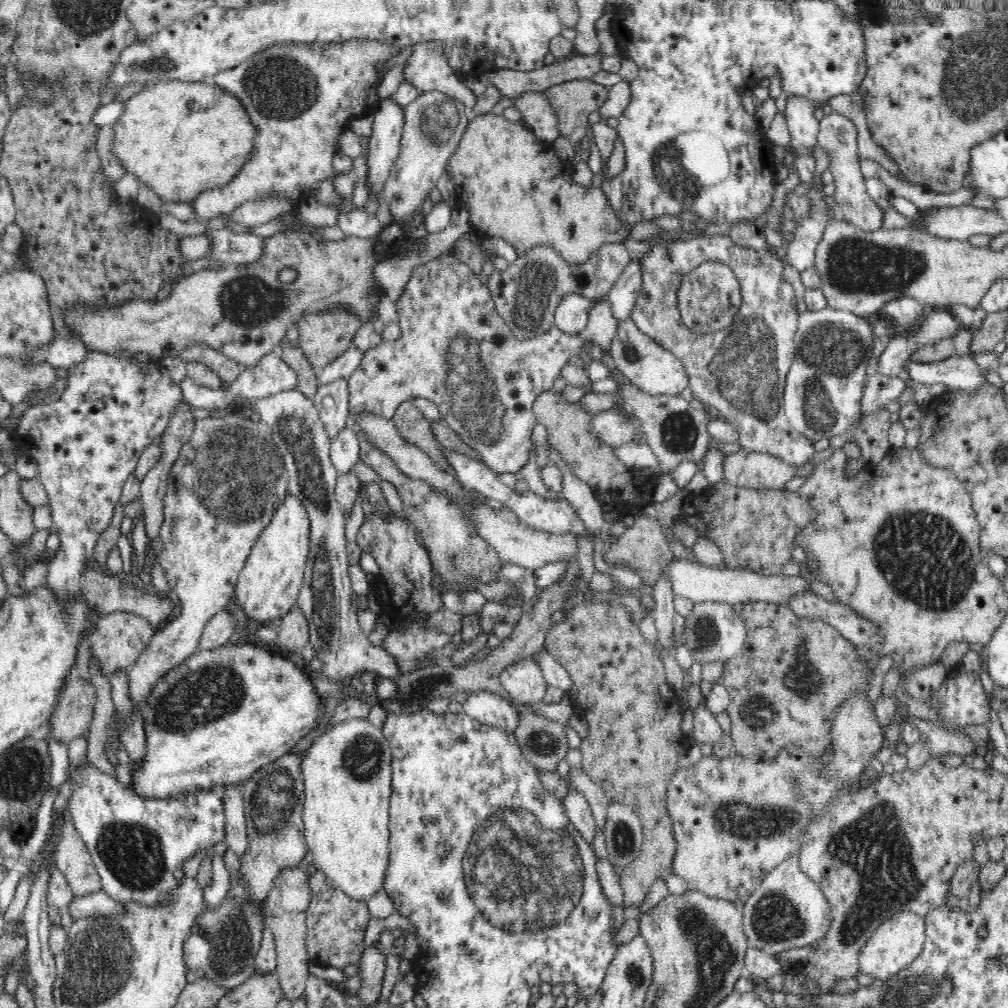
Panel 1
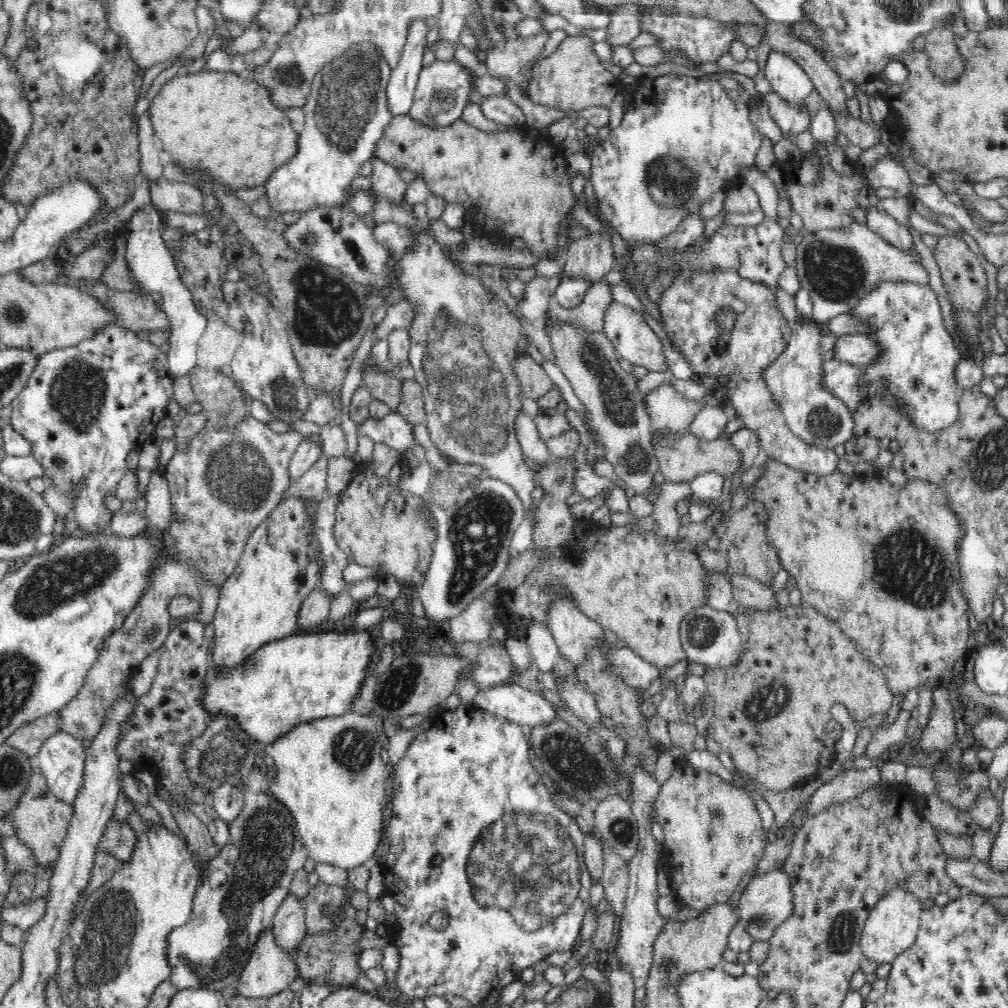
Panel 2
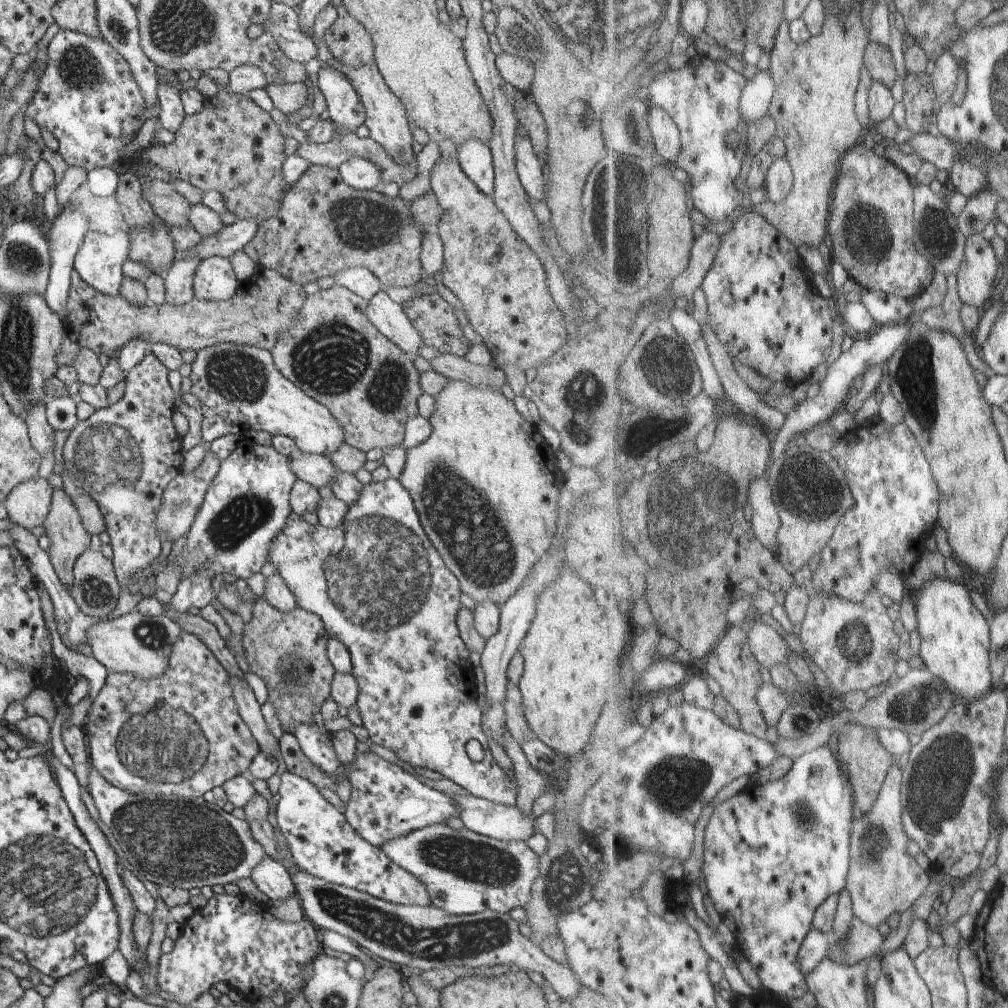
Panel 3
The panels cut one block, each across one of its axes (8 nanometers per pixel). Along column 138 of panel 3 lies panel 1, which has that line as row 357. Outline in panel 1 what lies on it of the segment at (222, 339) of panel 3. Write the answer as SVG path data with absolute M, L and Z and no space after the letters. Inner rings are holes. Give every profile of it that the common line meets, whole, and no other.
M330 308L324 312L304 314L297 325L299 326L298 346L304 356L315 369L325 367L336 358L342 356L352 346L352 338L362 325L361 319L352 314L347 308Z

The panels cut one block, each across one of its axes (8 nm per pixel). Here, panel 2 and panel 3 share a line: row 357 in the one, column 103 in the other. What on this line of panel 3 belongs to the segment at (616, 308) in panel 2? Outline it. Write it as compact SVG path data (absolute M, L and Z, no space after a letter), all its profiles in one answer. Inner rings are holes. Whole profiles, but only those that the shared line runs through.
M134 609L113 620L92 620L92 626L86 632L86 641L92 648L93 657L106 667L108 673L132 674L142 680L154 680L166 672L172 644L176 644L182 631L168 614L146 616Z

